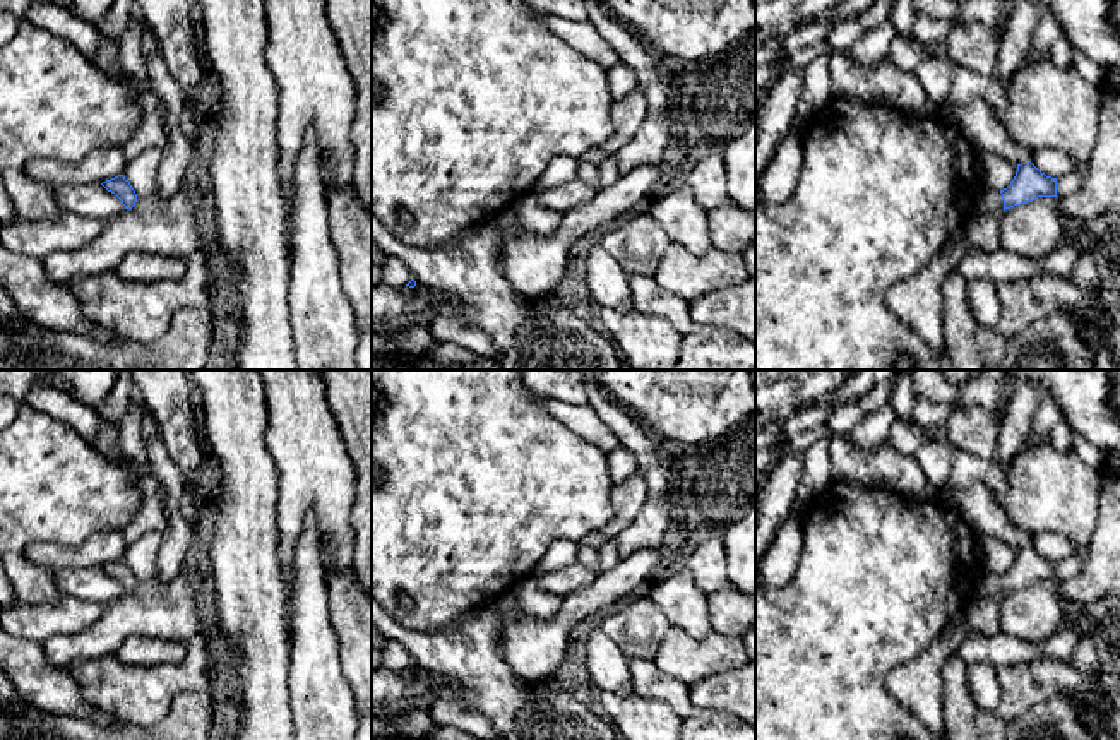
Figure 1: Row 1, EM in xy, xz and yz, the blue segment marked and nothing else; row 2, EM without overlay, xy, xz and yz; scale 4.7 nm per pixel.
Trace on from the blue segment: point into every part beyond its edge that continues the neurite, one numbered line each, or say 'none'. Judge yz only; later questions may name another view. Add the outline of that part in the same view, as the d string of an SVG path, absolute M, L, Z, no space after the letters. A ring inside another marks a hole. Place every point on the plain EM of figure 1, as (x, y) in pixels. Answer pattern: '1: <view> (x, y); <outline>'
1: yz (918, 686); M986 572L976 582L974 594L968 605L981 596L1000 600L1002 594L1002 577ZM966 608L945 625L942 634L923 654L909 663L896 666L885 678L887 692L930 731L940 737L944 737L944 677L940 668L949 656L957 653L969 632Z

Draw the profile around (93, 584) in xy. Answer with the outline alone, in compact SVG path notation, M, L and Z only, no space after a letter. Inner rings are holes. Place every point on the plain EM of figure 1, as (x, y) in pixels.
M101 567L57 569L55 582L67 596L101 605L108 605L125 593L122 584Z

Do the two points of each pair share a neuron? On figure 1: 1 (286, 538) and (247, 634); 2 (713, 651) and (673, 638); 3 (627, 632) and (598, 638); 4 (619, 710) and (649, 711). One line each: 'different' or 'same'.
1: different
2: same
3: different
4: same

